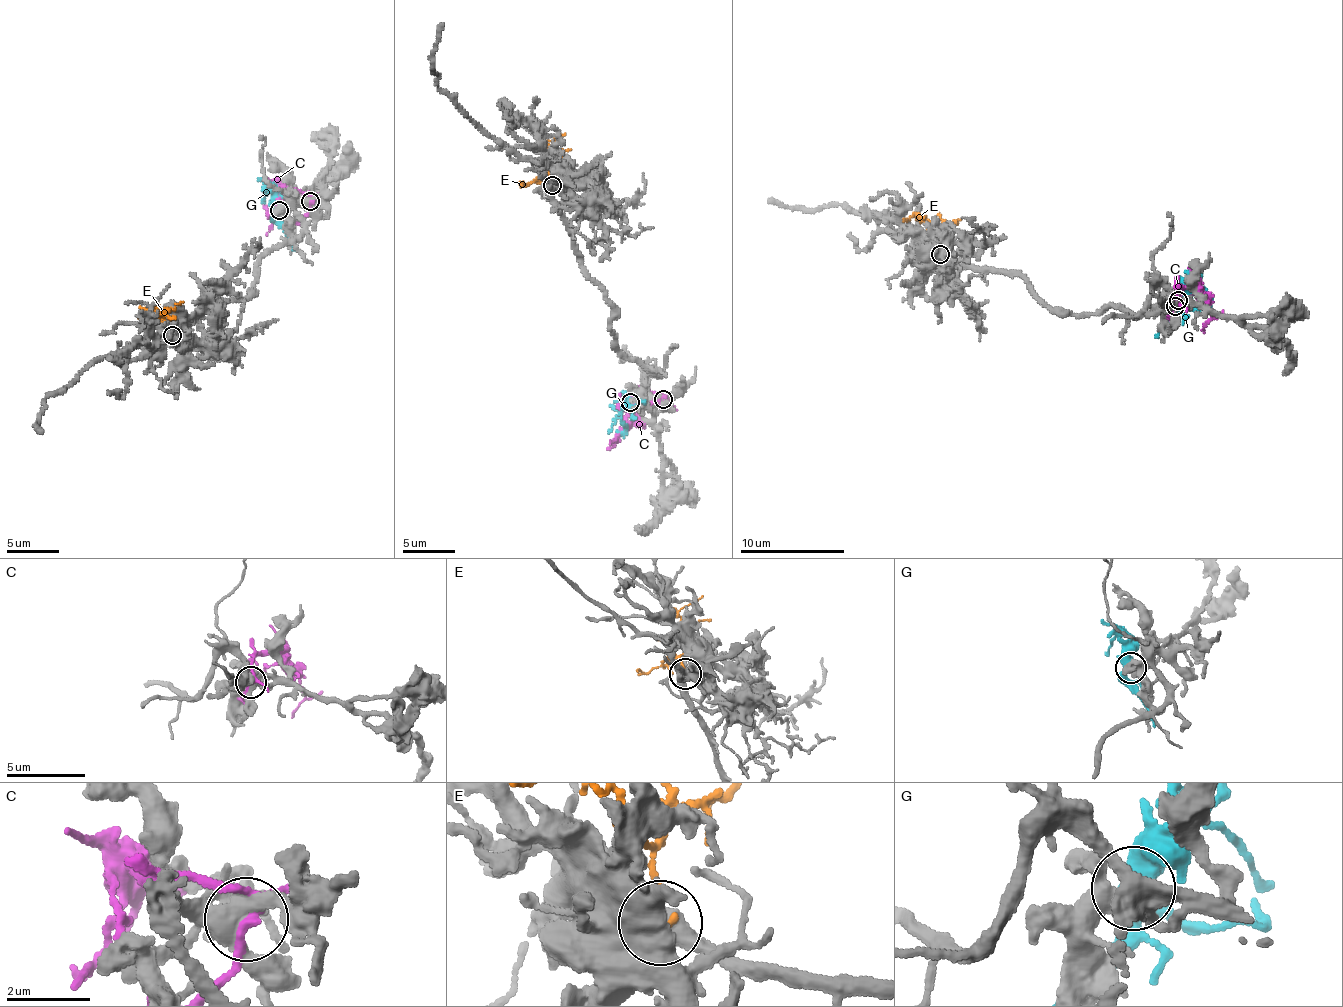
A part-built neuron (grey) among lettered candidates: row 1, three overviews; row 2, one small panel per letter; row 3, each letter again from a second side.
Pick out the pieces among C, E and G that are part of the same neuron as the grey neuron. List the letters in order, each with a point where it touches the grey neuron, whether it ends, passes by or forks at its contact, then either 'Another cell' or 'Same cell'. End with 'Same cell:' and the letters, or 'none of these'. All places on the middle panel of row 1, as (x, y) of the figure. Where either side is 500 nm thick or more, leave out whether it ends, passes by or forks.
C: Touches grey at (663, 399). It forks there. Another cell
E: Touches grey at (552, 185). It ends there. Another cell
G: Touches grey at (630, 402). It forks there. Another cell
Same cell: none of these

